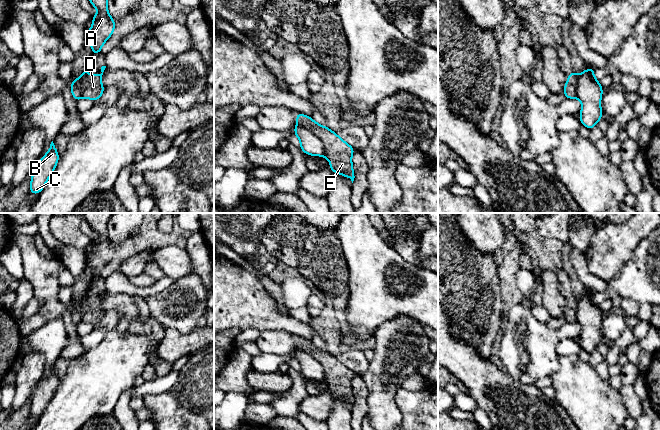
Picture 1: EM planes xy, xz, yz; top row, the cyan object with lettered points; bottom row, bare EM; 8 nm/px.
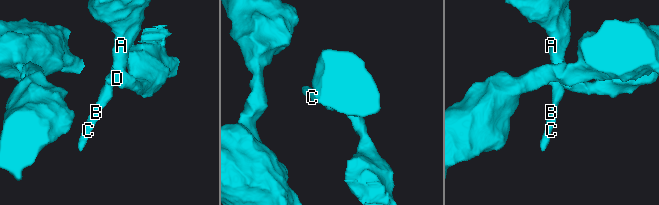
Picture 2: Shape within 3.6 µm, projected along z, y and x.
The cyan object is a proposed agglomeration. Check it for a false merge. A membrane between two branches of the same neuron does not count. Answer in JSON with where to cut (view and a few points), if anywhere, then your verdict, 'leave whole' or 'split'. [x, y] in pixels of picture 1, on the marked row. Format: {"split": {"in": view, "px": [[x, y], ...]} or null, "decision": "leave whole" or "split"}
{"split": {"in": "xz", "px": [[297, 123], [309, 129], [322, 142], [324, 155]]}, "decision": "split"}

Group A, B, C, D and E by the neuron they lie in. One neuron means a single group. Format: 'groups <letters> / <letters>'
groups A B C / D E

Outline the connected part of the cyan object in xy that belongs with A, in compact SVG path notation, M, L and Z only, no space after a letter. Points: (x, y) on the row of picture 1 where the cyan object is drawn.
M89 0L99 11L97 15L92 15L93 25L87 31L87 40L92 48L92 55L102 53L101 47L114 32L115 21L109 15L108 0Z

